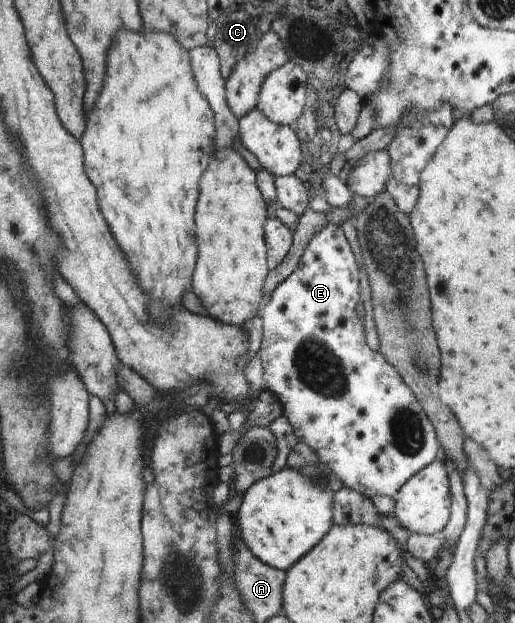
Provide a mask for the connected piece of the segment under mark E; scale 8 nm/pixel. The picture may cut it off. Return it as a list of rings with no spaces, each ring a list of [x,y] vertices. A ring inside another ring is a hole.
[[[335,224],[324,226],[308,242],[302,254],[298,267],[280,284],[270,295],[270,301],[264,305],[260,312],[263,321],[263,338],[261,347],[257,352],[262,362],[263,381],[265,389],[275,393],[281,402],[283,415],[293,426],[297,438],[309,445],[319,457],[319,461],[328,465],[332,473],[340,479],[344,488],[361,493],[364,497],[372,499],[374,496],[388,496],[393,498],[401,487],[413,477],[420,473],[430,463],[436,461],[441,454],[441,442],[437,435],[432,420],[426,415],[420,400],[414,395],[409,384],[401,378],[400,372],[379,351],[374,351],[367,341],[364,341],[364,324],[358,317],[356,303],[360,303],[360,271],[356,265],[356,259],[350,251],[350,245],[342,233],[342,228]]]

